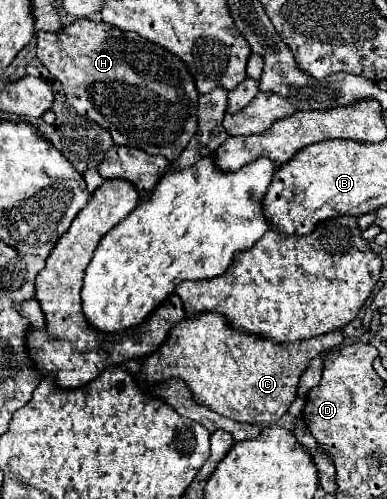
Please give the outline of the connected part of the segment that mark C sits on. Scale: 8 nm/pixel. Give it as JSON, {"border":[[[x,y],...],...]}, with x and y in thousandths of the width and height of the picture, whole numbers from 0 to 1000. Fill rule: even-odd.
{"border":[[[530,623],[468,639],[437,663],[432,683],[395,711],[375,715],[370,760],[380,768],[411,768],[437,756],[473,760],[499,792],[566,832],[685,856],[721,844],[747,820],[767,792],[773,756],[798,723],[829,703],[876,695],[881,683],[886,663],[866,659],[788,683],[711,687],[597,655],[571,627]]]}

